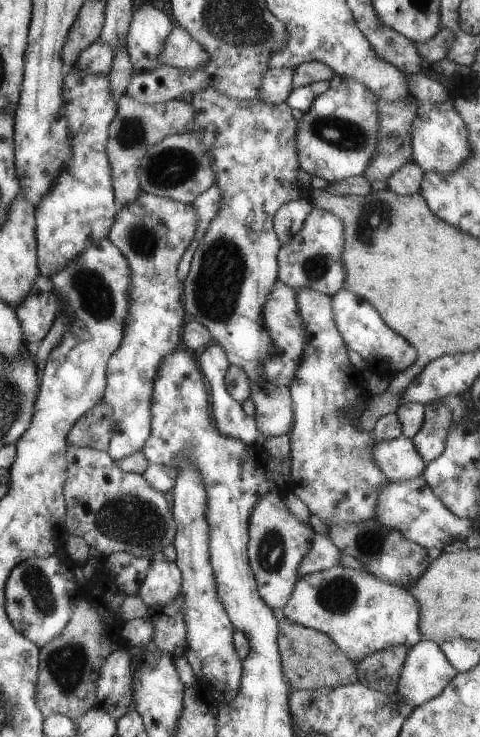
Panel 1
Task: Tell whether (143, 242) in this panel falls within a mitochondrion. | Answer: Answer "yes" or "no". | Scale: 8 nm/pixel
yes

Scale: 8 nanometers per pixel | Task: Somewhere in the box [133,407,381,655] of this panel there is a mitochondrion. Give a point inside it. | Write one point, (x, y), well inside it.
(338, 595)

